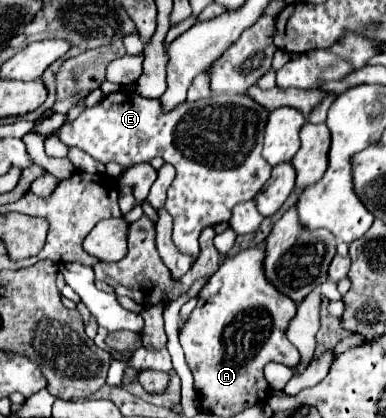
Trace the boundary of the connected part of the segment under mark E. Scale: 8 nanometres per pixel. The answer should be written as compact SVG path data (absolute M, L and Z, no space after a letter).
M117 90L105 96L99 104L87 108L79 114L77 120L59 128L59 138L67 146L77 146L91 154L97 162L109 164L117 162L121 168L131 168L137 162L149 162L155 156L161 156L165 162L173 164L177 176L167 191L165 210L173 216L173 242L185 254L199 254L199 232L205 226L215 226L231 218L231 210L239 202L253 200L255 194L269 180L271 166L263 164L261 146L263 130L267 124L269 110L261 104L255 104L247 94L215 94L197 102L177 104L171 112L163 112L159 100L149 100L131 90Z

